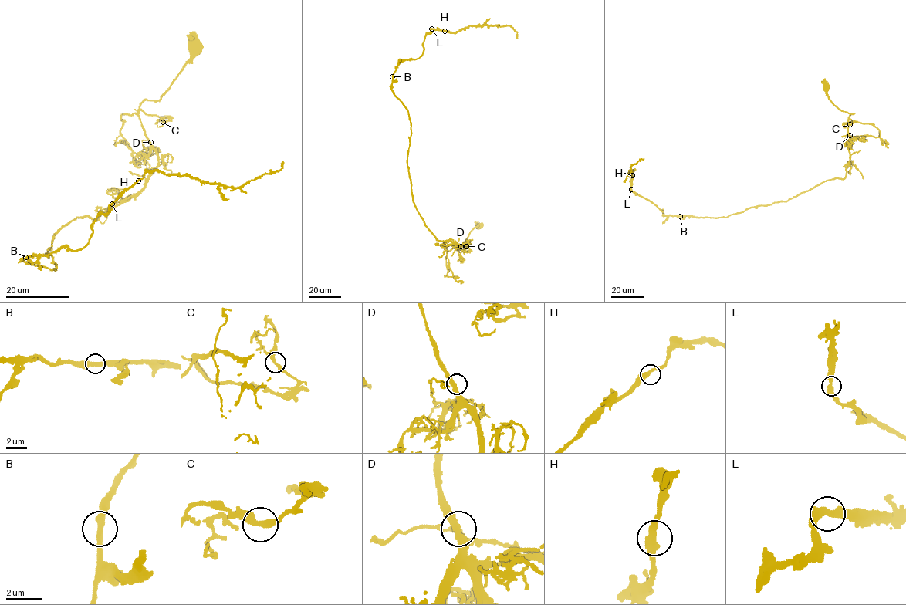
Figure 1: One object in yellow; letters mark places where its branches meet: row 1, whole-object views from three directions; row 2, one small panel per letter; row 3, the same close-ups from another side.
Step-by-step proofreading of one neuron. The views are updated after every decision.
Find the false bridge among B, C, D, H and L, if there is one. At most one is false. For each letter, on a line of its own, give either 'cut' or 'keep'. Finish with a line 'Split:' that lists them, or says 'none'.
B: keep
C: keep
D: keep
H: keep
L: keep
Split: none

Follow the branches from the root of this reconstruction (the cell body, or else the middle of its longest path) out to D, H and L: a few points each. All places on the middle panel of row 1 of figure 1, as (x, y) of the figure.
D: (480, 225), (471, 231), (461, 251), (454, 245), (461, 246)
H: (480, 225), (459, 251), (465, 243), (425, 225), (407, 165), (410, 118), (391, 89), (396, 66), (444, 31)
L: (480, 225), (459, 251), (465, 243), (437, 240), (413, 201), (410, 123), (392, 74), (421, 55), (431, 29)

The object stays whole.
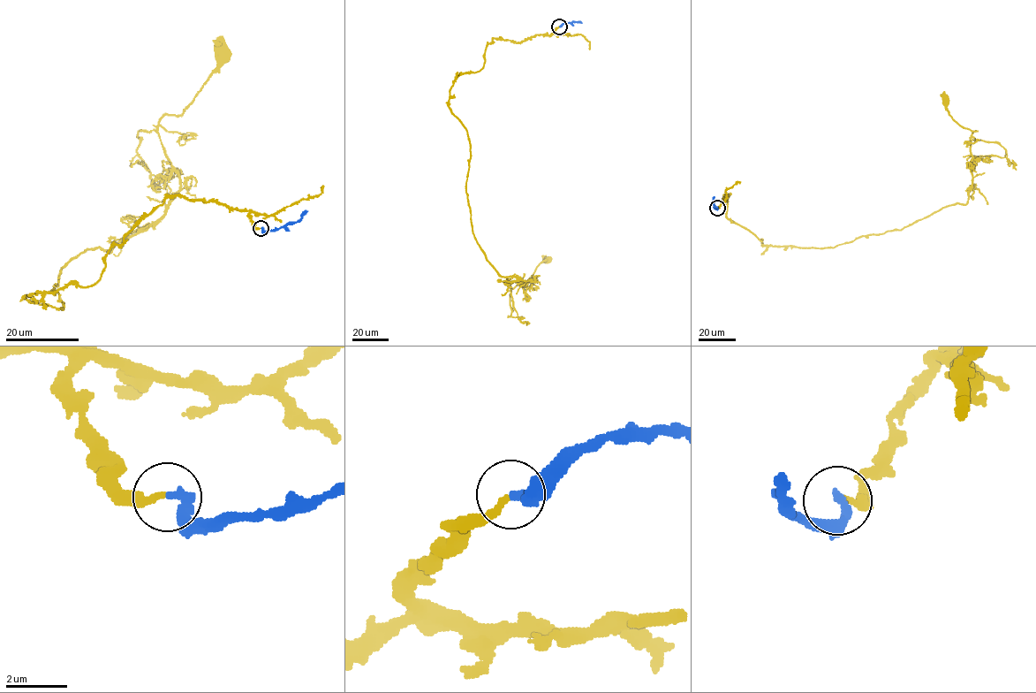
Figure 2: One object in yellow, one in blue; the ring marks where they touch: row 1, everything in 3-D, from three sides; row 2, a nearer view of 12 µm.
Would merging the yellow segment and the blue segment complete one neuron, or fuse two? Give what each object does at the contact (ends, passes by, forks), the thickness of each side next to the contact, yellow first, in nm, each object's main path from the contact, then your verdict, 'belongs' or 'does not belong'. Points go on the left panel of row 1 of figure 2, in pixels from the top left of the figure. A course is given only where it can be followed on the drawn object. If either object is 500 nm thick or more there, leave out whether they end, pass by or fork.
yellow ends there; blue ends there; 200 nm thick on the yellow side, 320 nm on the other; yellow runs (260, 228), (168, 195), (94, 285), (25, 297), (62, 309), (61, 270), (161, 217), (159, 120), (223, 53); blue runs (260, 228), (263, 231), (278, 229), (297, 222), (307, 211); belongs

